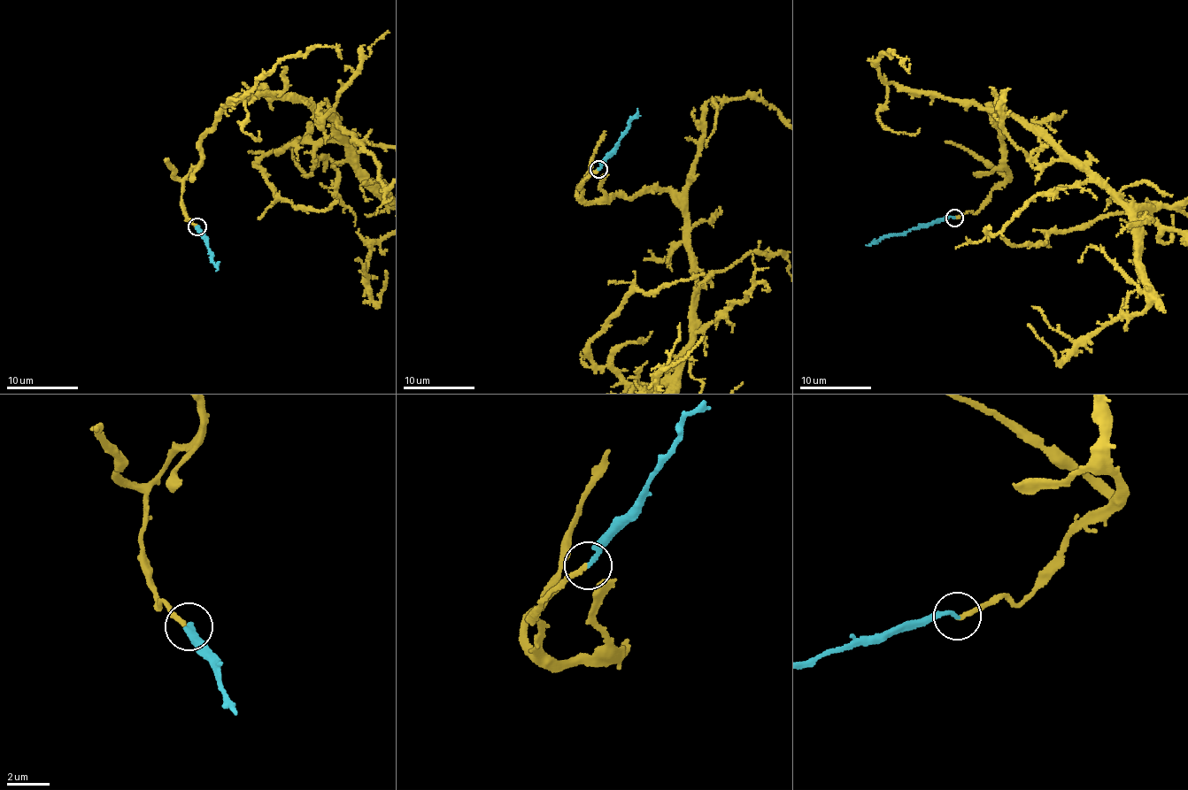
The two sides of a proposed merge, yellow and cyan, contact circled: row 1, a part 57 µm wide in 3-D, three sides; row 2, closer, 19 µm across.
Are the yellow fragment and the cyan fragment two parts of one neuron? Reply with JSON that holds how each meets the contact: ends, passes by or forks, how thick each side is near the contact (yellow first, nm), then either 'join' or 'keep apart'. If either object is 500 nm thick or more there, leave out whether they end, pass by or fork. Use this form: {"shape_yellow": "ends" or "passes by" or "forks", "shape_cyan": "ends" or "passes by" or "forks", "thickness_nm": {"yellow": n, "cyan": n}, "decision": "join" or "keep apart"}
{"shape_yellow": "ends", "shape_cyan": "ends", "thickness_nm": {"yellow": 200, "cyan": 180}, "decision": "join"}

